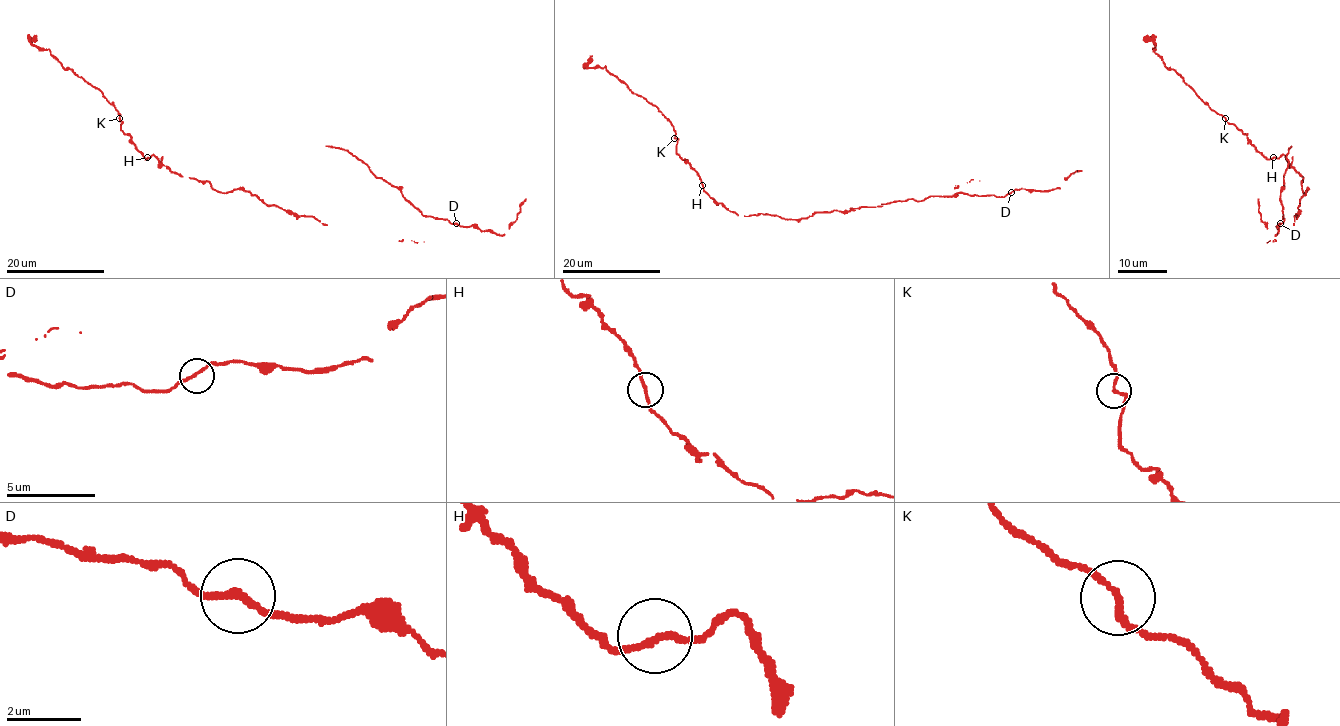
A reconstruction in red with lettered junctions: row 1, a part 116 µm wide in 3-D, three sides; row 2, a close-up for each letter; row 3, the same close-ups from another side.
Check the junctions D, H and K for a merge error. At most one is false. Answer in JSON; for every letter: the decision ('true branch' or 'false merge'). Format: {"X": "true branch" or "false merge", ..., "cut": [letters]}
{"D": "true branch", "H": "true branch", "K": "true branch", "cut": []}

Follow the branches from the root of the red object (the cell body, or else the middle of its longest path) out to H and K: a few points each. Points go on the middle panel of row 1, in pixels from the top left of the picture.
H: (804, 218), (786, 219), (766, 213), (738, 216), (712, 199), (702, 185)
K: (804, 218), (738, 216), (727, 210), (704, 190), (700, 177), (677, 153), (674, 137)

